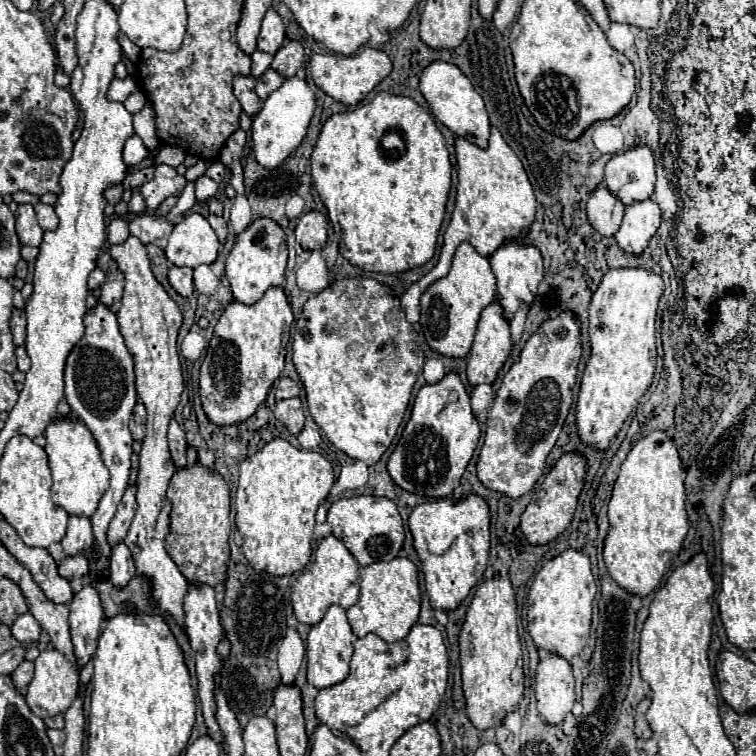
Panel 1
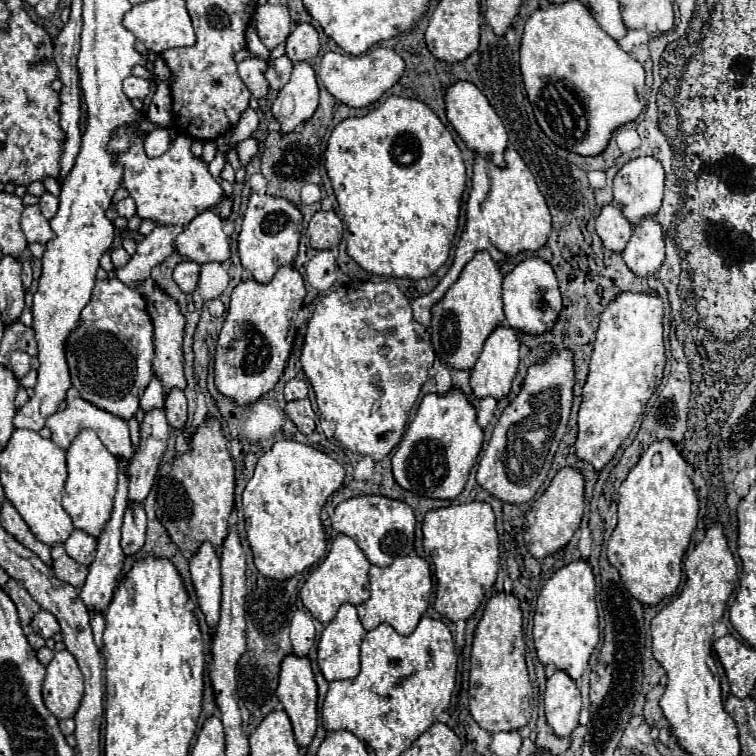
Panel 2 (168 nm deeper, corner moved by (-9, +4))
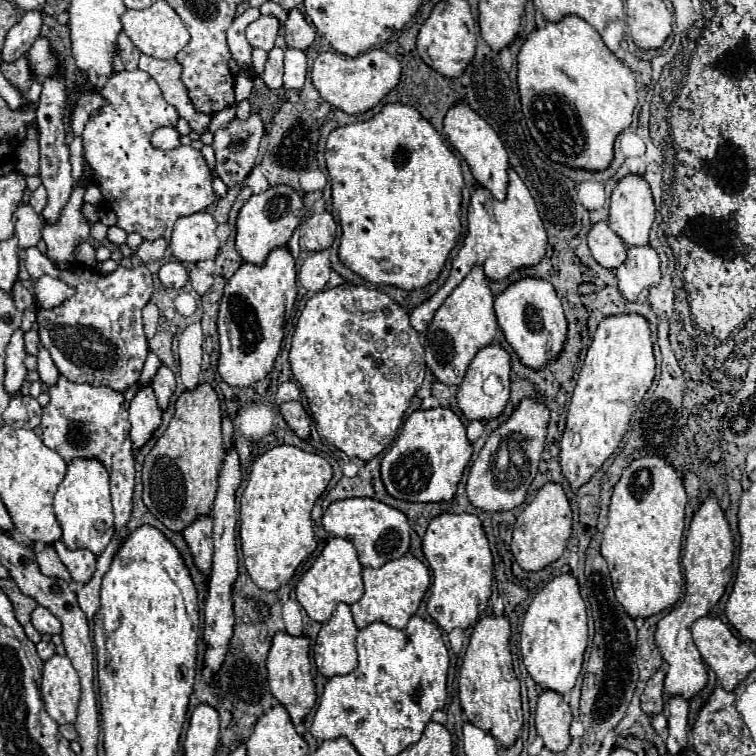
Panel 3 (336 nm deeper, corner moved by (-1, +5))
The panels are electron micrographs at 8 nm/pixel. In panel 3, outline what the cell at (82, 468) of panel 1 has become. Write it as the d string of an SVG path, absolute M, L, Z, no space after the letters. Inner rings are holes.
M73 458L67 466L67 474L55 492L55 516L63 528L63 542L69 548L87 548L99 556L111 536L113 528L113 508L109 498L109 472L97 458Z

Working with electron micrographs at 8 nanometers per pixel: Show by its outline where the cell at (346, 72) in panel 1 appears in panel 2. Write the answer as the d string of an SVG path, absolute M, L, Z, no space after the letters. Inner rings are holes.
M371 49L359 57L355 55L347 55L347 53L333 53L327 51L321 57L319 63L319 79L323 81L325 89L339 99L341 103L361 109L361 107L369 107L371 103L375 103L387 89L391 89L403 75L405 71L405 63L403 59L393 51L393 49Z

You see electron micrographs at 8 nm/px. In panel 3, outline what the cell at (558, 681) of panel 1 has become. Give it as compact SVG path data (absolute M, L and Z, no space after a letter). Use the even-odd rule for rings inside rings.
M543 690L537 700L535 710L537 734L543 738L545 746L553 752L561 752L569 746L569 726L571 726L571 708L567 700L555 690Z

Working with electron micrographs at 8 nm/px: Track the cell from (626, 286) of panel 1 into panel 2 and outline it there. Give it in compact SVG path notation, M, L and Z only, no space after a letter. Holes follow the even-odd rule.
M621 293L601 315L589 363L589 377L583 385L575 441L575 455L581 461L591 463L597 473L601 473L629 437L635 421L643 413L643 405L663 379L663 314L663 301L657 293Z

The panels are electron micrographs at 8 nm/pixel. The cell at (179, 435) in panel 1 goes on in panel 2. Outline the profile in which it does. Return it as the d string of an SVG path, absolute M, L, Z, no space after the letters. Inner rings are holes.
M171 389L167 395L165 395L165 405L163 405L163 411L167 415L167 421L173 429L181 429L187 421L187 399L185 399L185 393L181 389Z

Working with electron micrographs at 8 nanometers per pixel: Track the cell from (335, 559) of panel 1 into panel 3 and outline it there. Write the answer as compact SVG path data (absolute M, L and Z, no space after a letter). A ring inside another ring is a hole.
M329 538L321 556L315 564L303 574L297 584L297 600L315 622L327 622L337 604L353 604L363 596L363 580L361 580L361 564L357 562L355 546L345 538Z

